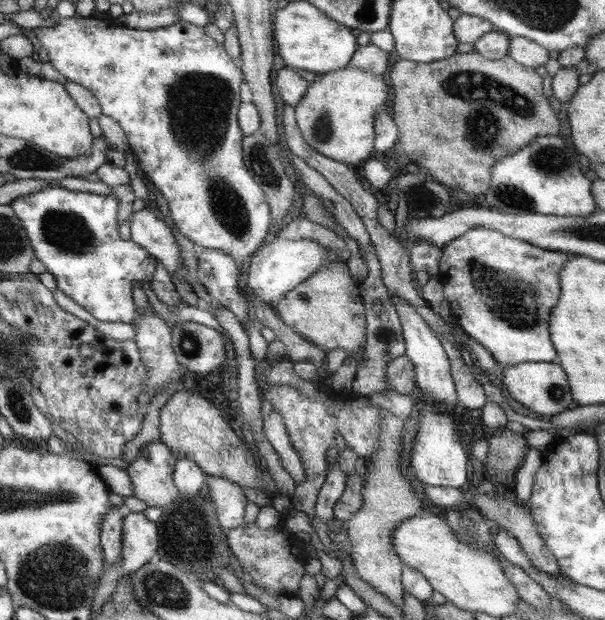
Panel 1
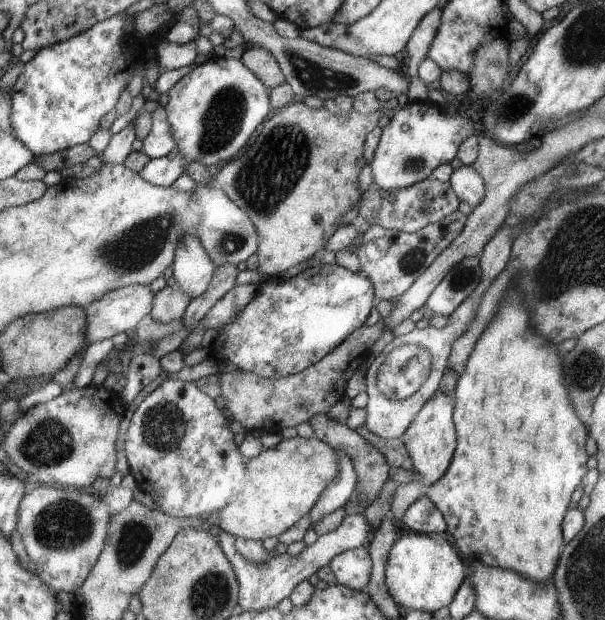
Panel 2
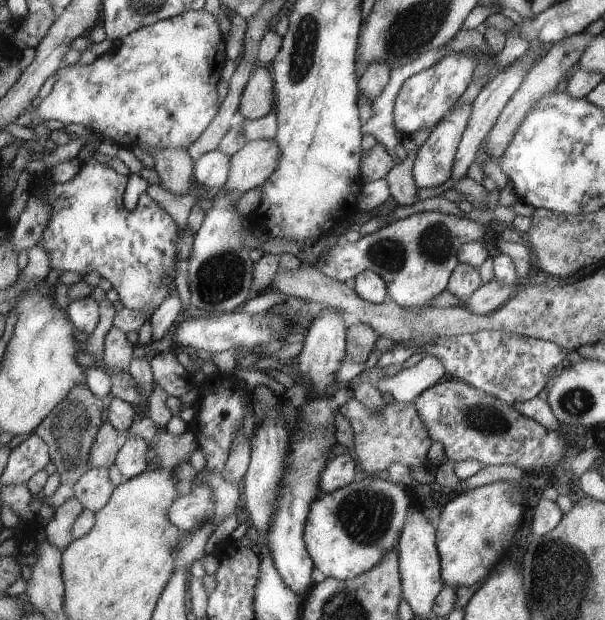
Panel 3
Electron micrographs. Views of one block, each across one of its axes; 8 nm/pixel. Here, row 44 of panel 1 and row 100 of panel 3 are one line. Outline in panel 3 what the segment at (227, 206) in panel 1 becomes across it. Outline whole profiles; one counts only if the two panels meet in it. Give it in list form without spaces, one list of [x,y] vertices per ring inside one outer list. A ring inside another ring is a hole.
[[[205,9],[197,11],[188,11],[172,17],[166,20],[156,21],[153,25],[142,27],[130,33],[128,37],[124,37],[118,42],[118,46],[113,50],[98,56],[91,64],[62,66],[55,74],[55,82],[52,91],[45,99],[42,99],[40,105],[36,108],[30,106],[24,111],[18,118],[17,124],[20,126],[37,125],[38,123],[44,123],[46,120],[60,120],[62,124],[80,124],[85,126],[90,131],[99,135],[101,141],[108,141],[110,144],[116,144],[120,148],[131,148],[138,146],[146,152],[154,153],[170,150],[187,150],[191,144],[194,144],[198,137],[208,128],[212,119],[216,116],[216,112],[220,110],[223,102],[218,100],[218,92],[216,92],[216,84],[220,82],[220,76],[222,76],[222,68],[224,68],[224,62],[227,58],[224,58],[224,36],[222,36],[221,23],[218,22],[217,15],[210,14]]]

